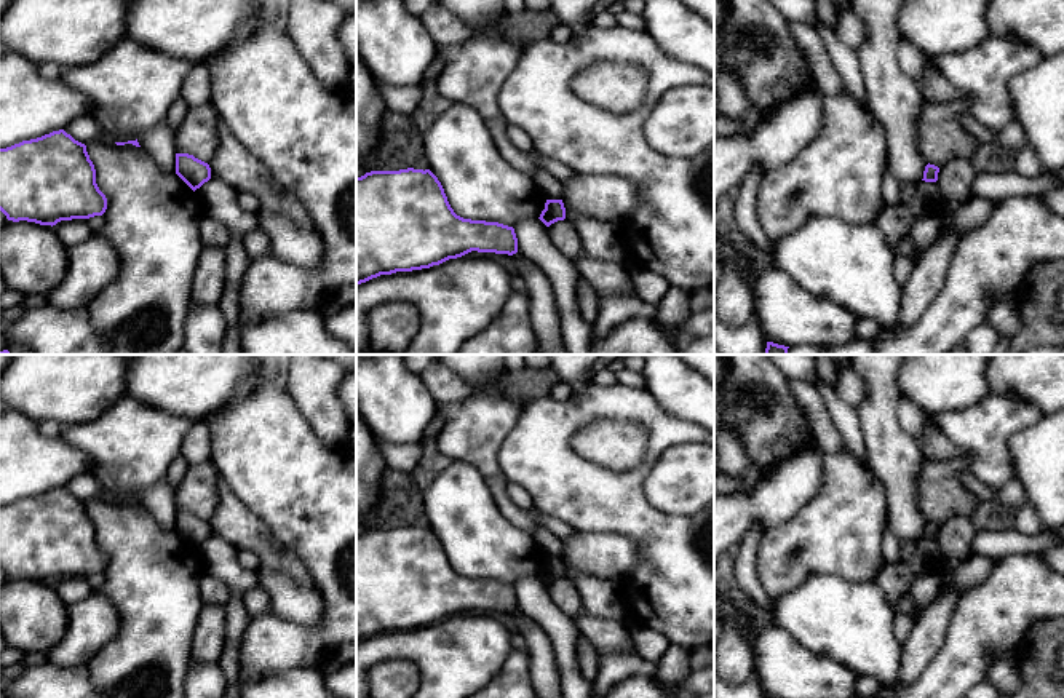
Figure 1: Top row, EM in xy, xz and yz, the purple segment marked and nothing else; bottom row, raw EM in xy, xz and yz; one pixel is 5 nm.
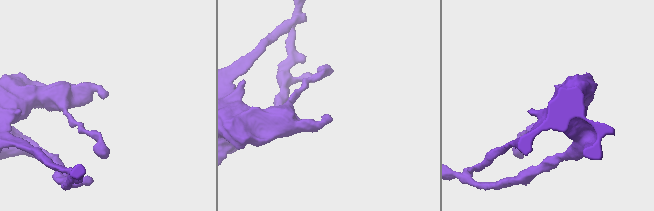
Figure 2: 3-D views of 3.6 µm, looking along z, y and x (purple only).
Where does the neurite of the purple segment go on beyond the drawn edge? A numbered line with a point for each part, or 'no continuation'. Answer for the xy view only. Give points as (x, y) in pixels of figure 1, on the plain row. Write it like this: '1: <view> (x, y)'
no continuation

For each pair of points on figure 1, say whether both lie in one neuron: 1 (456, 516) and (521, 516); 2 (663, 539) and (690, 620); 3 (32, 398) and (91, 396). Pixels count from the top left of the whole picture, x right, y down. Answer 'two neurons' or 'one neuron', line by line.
1: two neurons
2: one neuron
3: one neuron

